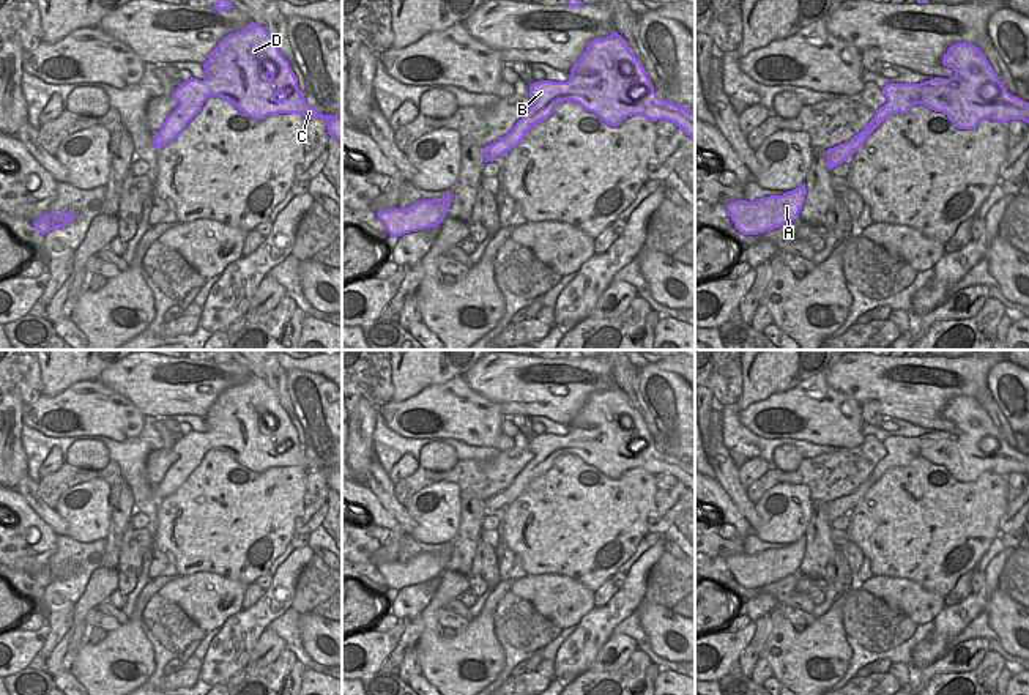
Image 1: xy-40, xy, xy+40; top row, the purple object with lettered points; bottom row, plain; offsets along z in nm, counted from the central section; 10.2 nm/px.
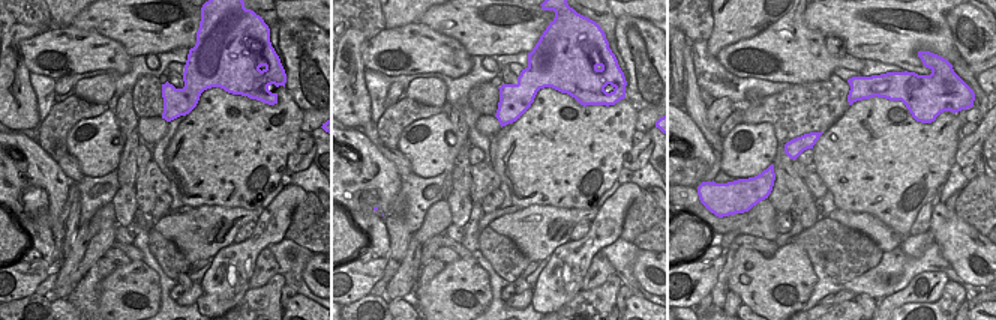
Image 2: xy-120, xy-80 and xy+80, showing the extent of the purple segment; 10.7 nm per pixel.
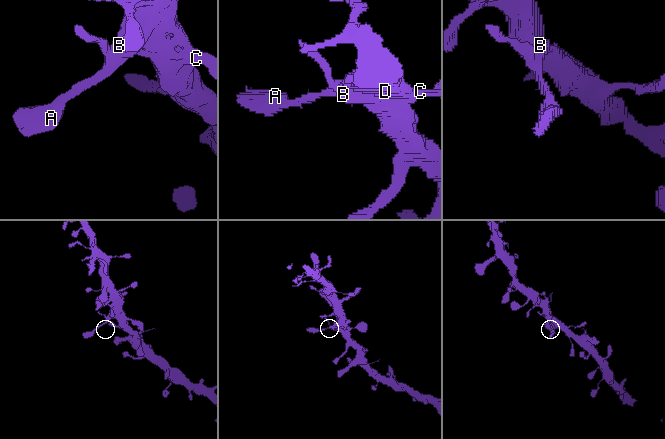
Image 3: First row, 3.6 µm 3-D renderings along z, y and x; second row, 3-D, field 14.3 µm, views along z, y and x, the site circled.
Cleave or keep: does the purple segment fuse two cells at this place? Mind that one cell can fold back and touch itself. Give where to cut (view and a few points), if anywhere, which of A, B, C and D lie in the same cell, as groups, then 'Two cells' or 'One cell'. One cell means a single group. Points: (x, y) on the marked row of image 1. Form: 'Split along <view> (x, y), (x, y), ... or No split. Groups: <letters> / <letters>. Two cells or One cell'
No split. Groups: A B C D. One cell

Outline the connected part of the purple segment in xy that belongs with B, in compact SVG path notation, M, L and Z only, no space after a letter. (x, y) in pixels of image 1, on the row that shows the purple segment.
M616 32L588 44L570 69L567 82L534 82L529 85L529 98L534 104L514 129L484 147L485 162L506 156L533 126L547 120L564 101L578 102L610 126L619 126L632 115L643 115L651 121L671 121L695 140L695 113L657 96L641 61Z

